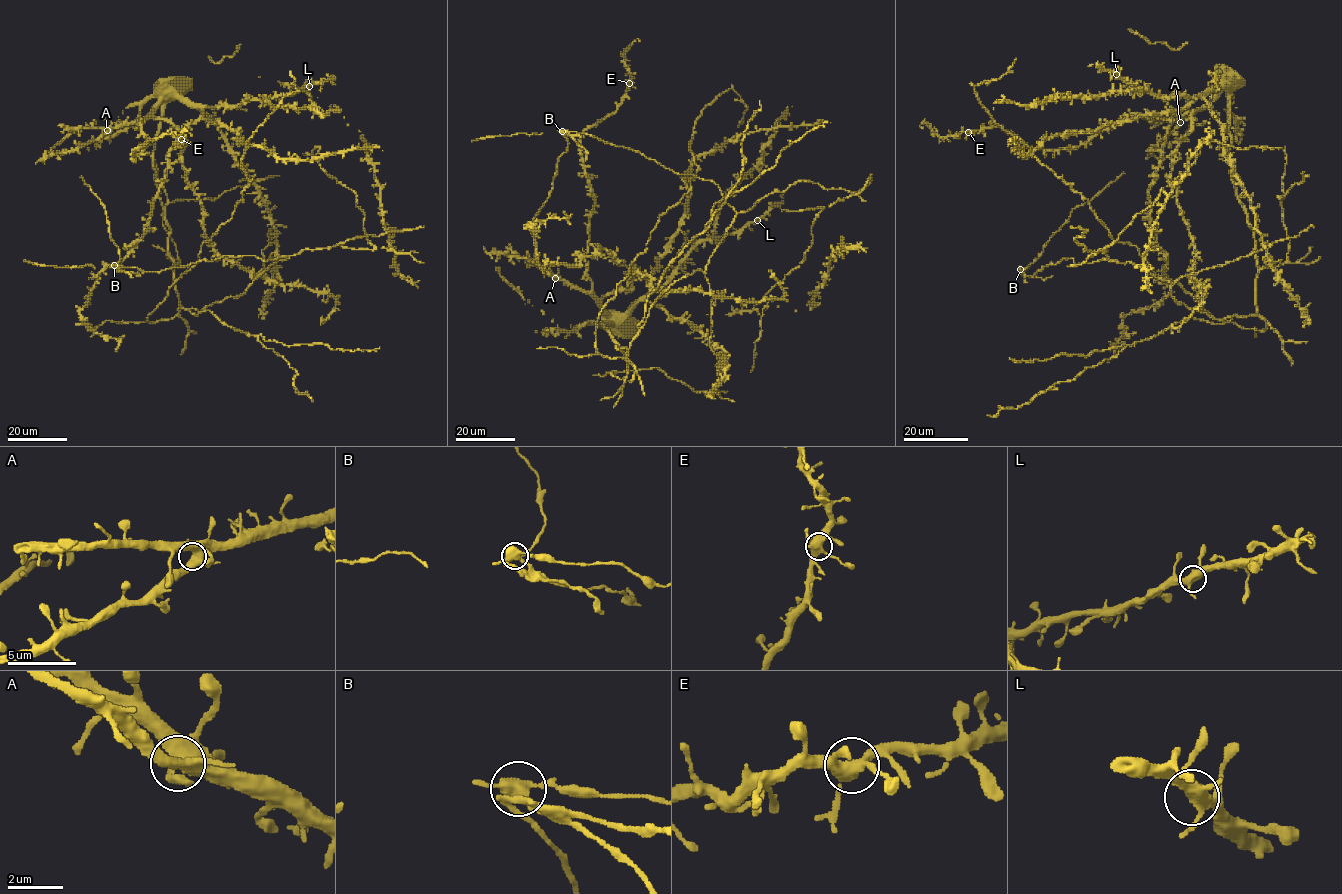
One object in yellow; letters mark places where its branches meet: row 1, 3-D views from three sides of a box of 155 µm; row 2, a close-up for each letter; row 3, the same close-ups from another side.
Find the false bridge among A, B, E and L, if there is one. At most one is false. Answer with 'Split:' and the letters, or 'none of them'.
Split: B

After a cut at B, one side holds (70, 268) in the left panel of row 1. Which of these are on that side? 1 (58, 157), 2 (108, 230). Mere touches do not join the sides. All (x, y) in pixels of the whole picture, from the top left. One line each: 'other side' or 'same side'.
1: same side
2: other side

